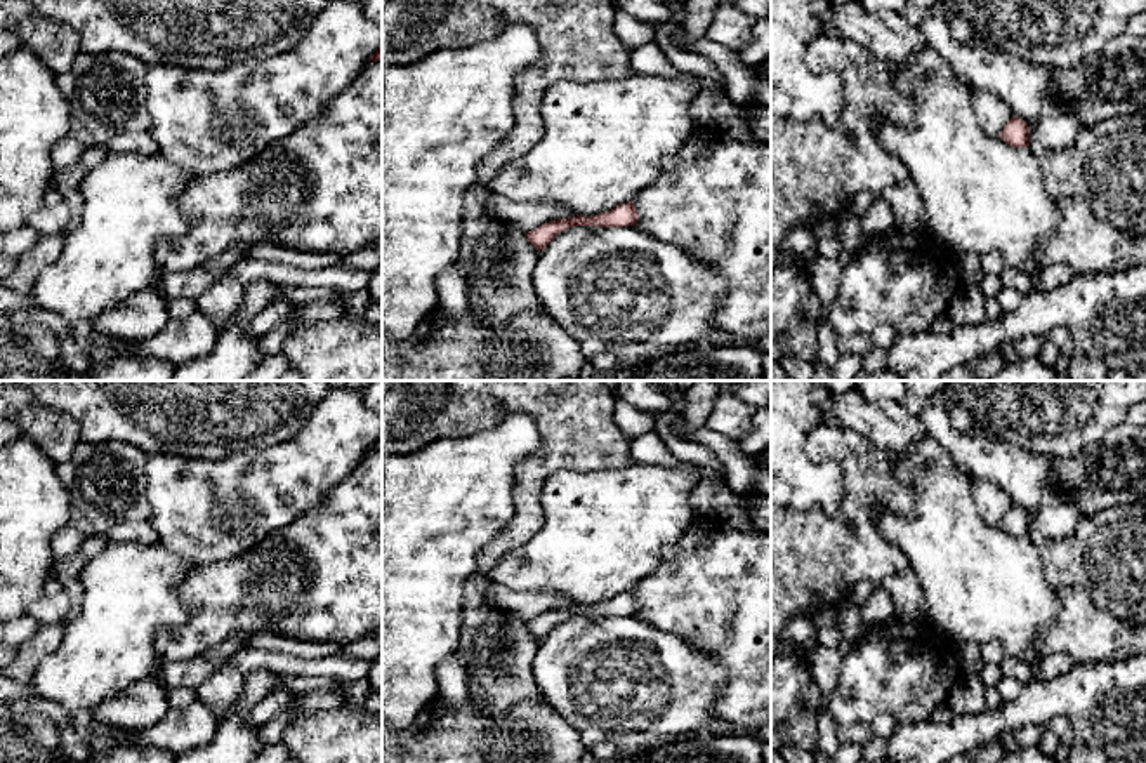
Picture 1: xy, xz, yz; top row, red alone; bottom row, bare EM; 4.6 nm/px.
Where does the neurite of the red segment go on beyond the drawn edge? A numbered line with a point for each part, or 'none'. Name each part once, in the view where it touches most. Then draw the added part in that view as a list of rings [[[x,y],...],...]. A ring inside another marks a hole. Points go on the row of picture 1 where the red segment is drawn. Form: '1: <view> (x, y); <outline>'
none

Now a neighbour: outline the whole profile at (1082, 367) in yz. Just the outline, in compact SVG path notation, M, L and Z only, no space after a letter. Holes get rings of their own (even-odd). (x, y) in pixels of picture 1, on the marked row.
M1080 351L1070 356L1066 377L1070 381L1106 381L1108 365L1103 360L1092 360Z

